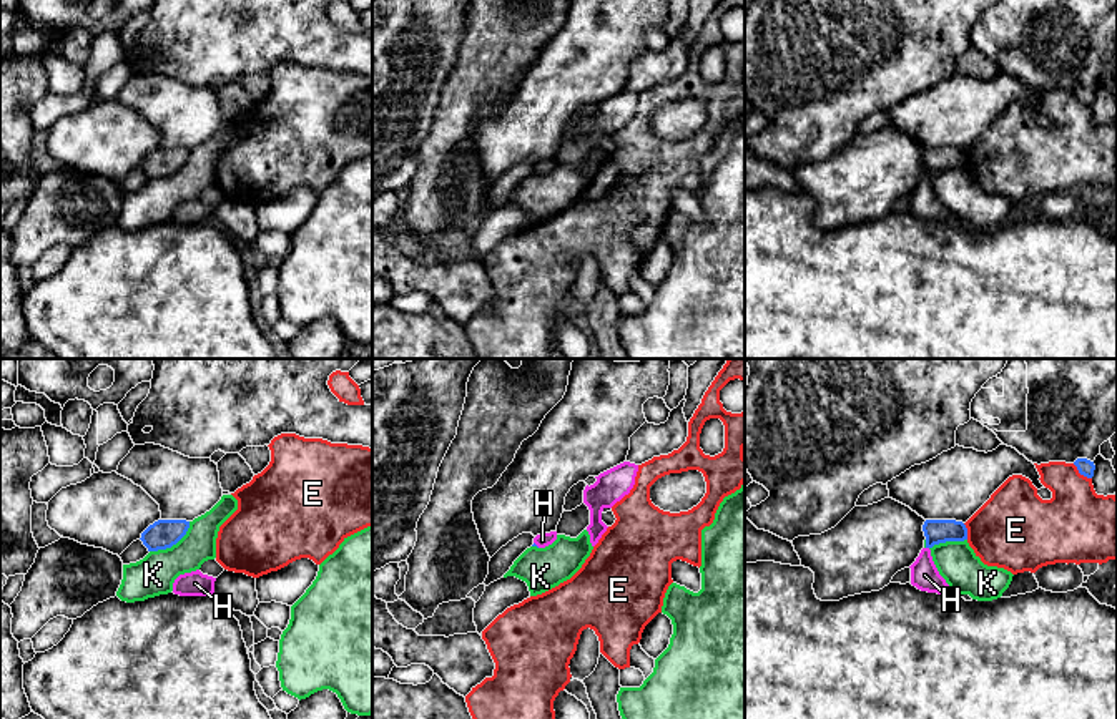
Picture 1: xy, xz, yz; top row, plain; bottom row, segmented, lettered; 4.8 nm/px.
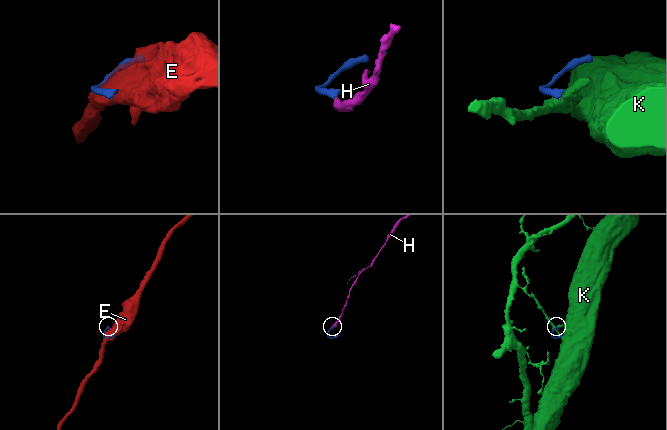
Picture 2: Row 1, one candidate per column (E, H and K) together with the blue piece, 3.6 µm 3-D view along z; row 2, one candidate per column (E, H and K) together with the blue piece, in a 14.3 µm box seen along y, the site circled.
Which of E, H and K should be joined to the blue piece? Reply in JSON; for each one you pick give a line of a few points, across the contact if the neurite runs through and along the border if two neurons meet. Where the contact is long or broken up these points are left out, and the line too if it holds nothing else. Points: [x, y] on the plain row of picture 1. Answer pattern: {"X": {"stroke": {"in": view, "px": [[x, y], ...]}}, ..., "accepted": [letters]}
{"H": {"stroke": {"in": "xz", "px": [[534, 171], [536, 173], [542, 168]]}}, "accepted": ["H"]}

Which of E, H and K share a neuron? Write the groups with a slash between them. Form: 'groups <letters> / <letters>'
groups E / H / K

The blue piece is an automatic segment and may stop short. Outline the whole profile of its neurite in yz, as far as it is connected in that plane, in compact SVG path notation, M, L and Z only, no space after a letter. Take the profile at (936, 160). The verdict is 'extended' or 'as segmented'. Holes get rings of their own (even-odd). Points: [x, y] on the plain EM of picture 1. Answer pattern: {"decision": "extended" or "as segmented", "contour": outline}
{"decision": "as segmented", "contour": "M926 148L923 153L926 164L926 176L946 169L964 169L967 168L967 156L962 149L956 148Z"}

